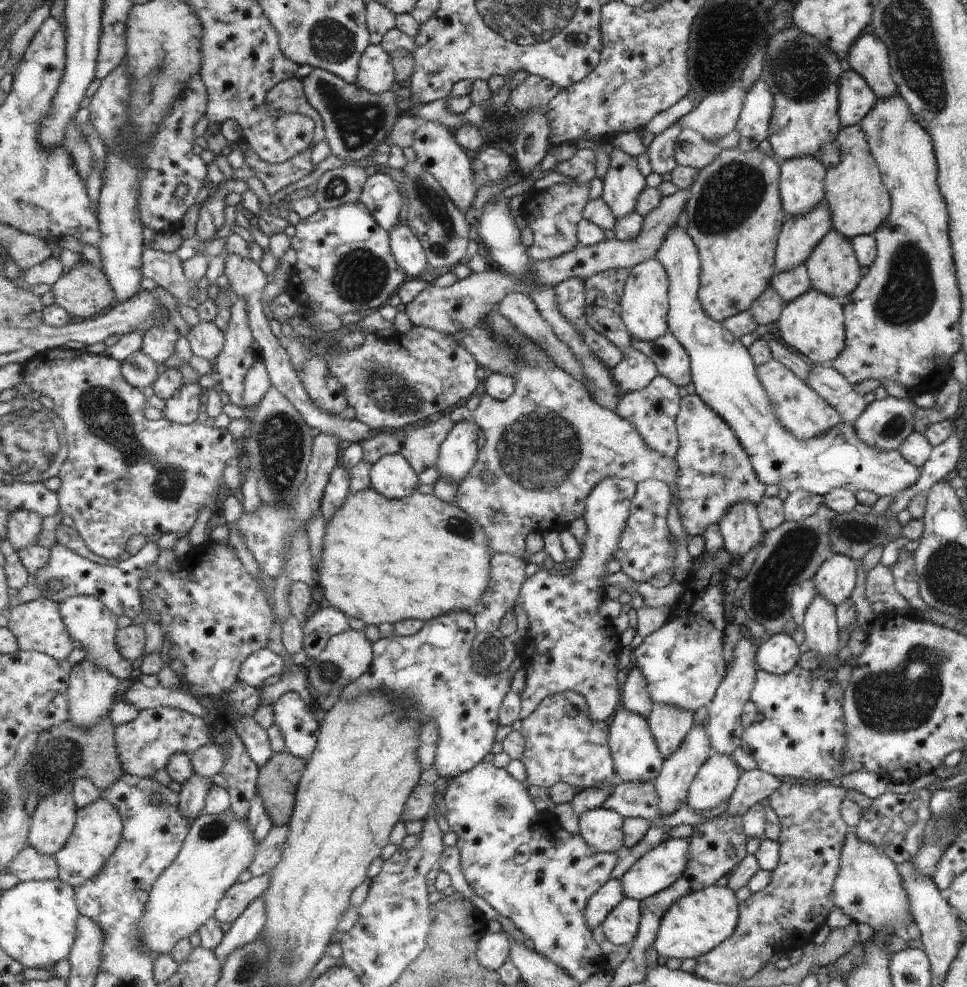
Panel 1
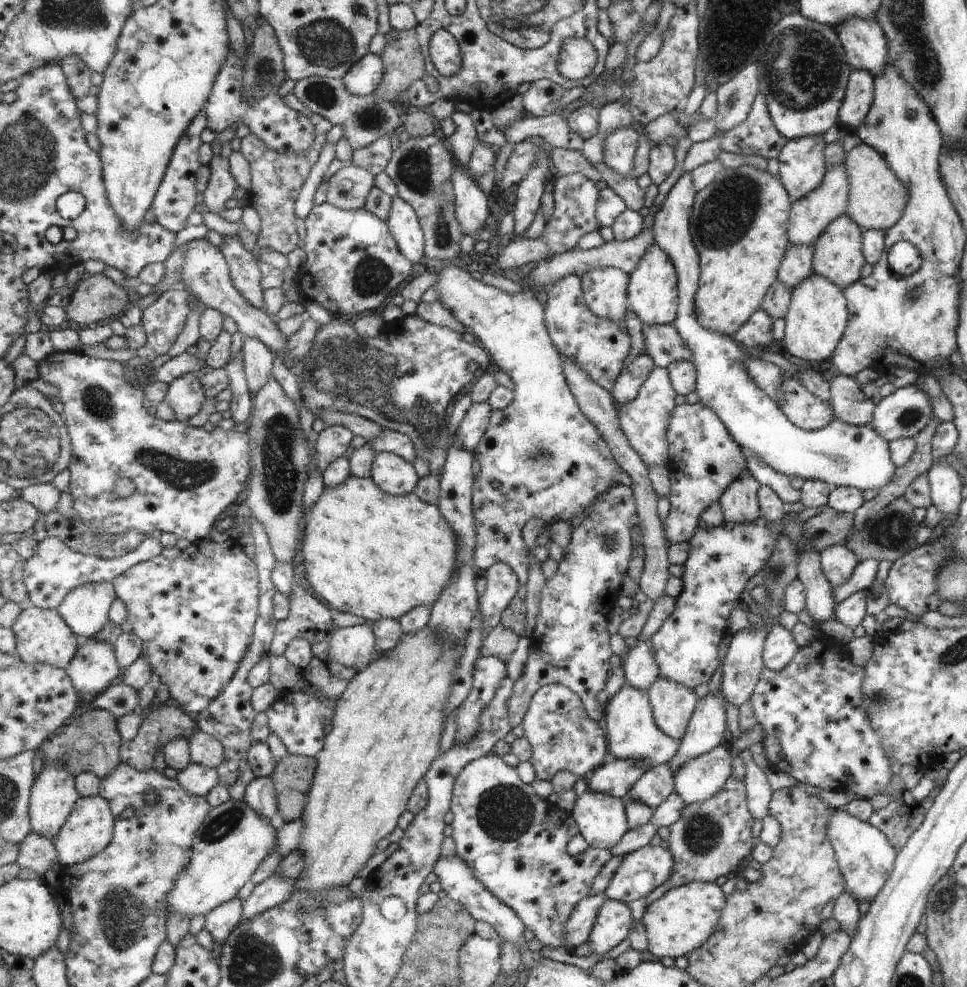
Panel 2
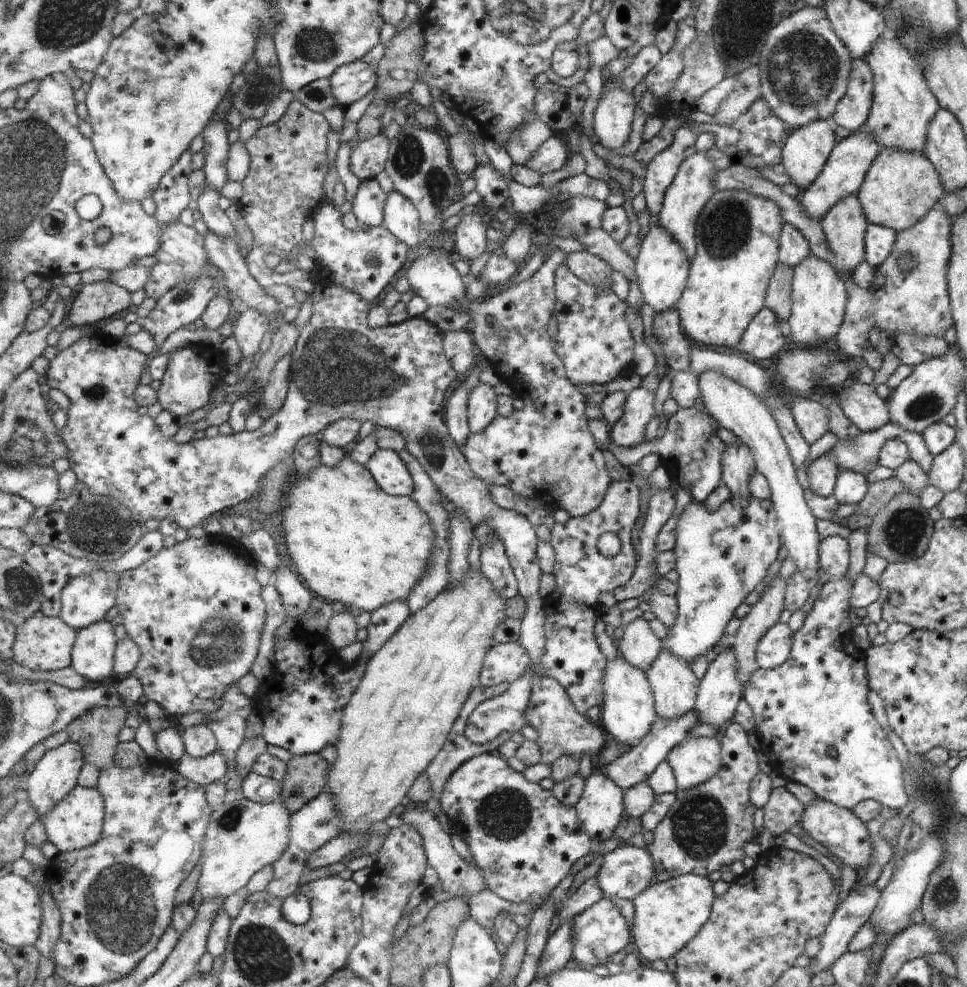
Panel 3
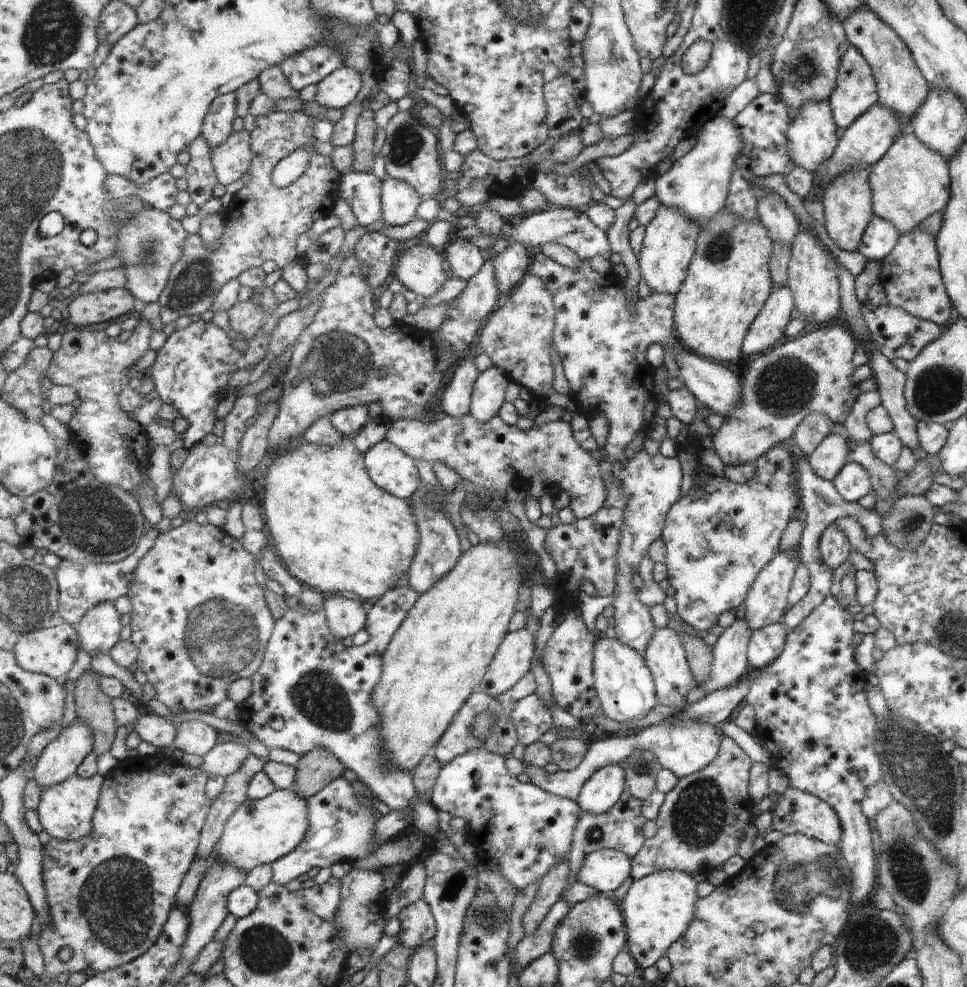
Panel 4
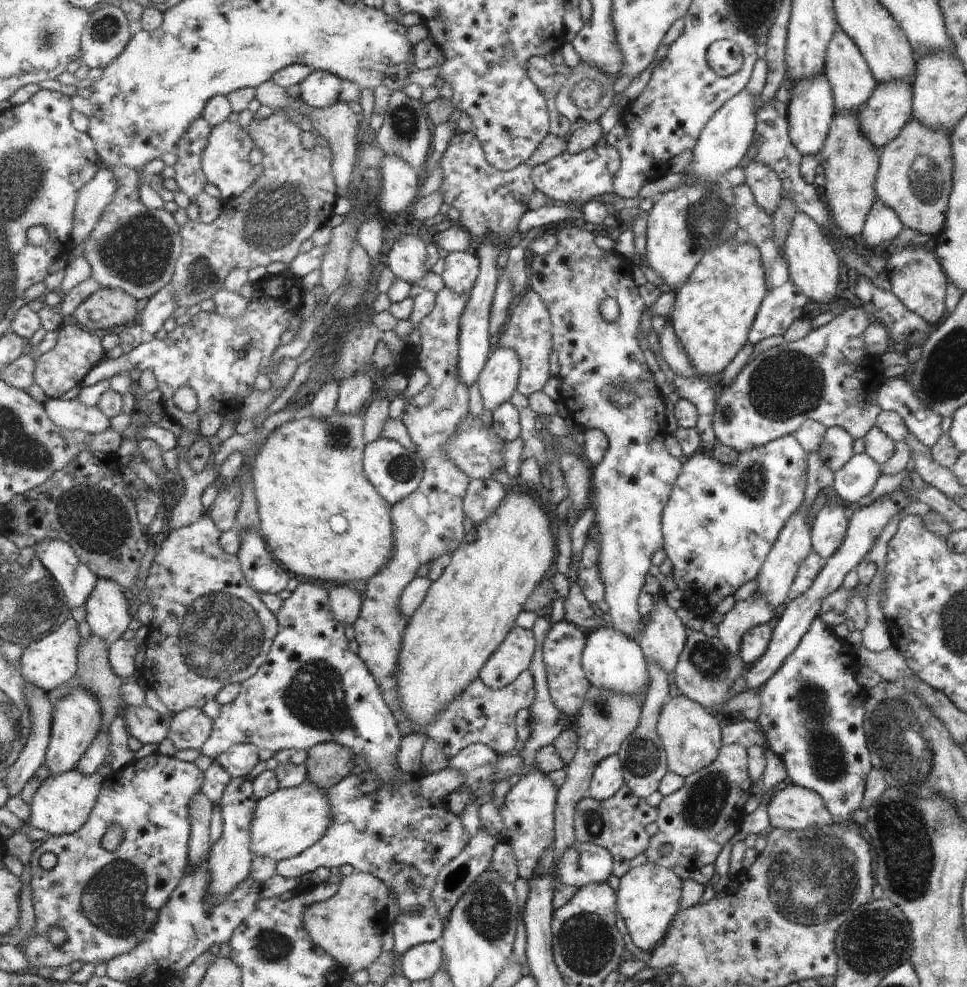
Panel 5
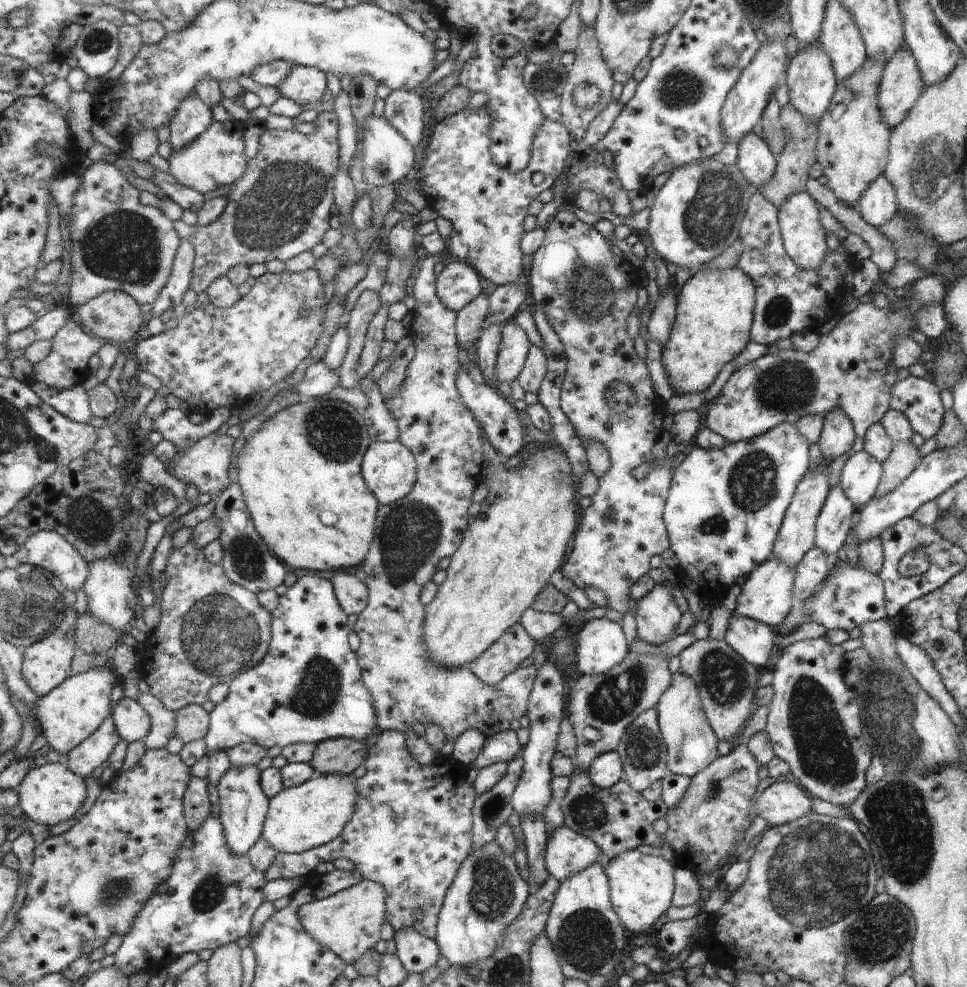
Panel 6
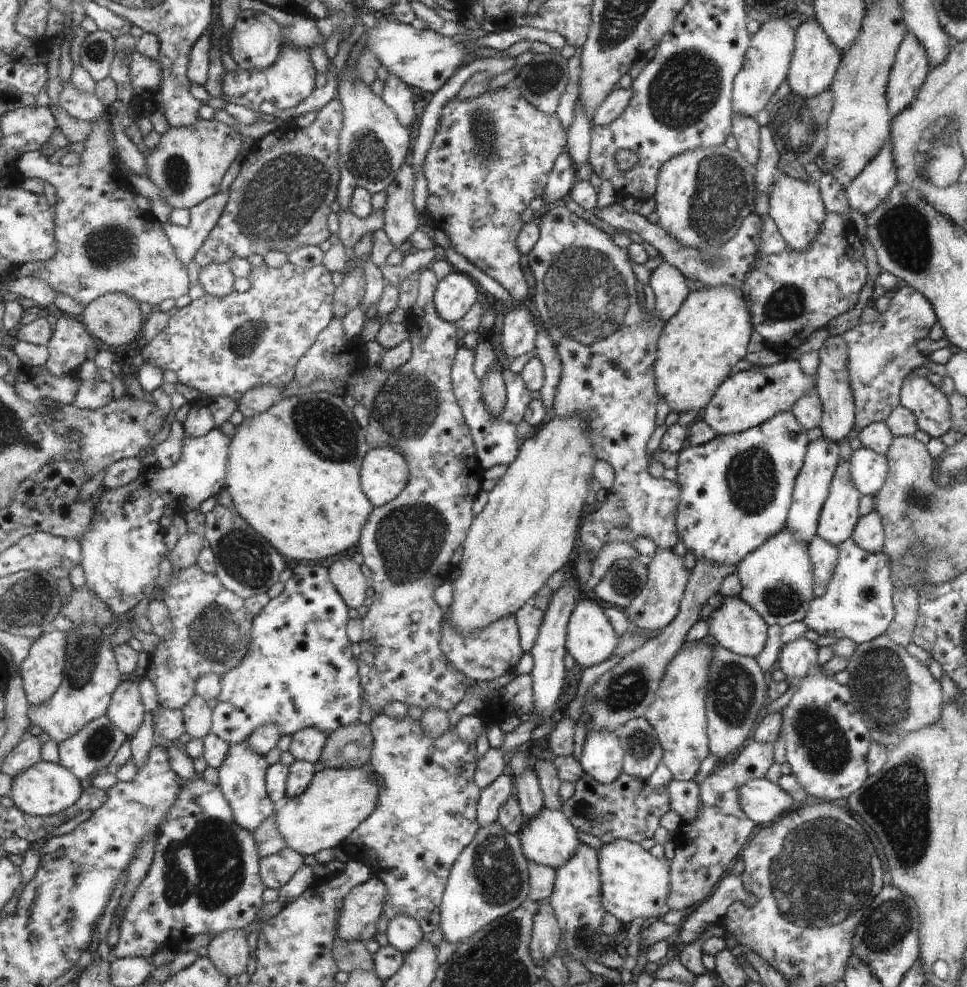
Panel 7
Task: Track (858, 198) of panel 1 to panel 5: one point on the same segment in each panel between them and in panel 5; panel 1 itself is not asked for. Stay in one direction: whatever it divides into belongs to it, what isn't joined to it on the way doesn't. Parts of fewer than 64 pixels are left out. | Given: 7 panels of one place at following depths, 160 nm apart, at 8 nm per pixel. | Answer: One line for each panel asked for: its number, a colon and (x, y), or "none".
2: (876, 199)
3: (899, 188)
4: (910, 182)
5: (914, 177)

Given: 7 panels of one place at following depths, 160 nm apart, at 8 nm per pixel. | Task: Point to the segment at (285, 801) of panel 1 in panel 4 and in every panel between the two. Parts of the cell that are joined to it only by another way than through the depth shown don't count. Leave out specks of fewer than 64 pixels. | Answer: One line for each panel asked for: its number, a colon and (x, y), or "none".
2: (294, 775)
3: (307, 777)
4: (317, 769)

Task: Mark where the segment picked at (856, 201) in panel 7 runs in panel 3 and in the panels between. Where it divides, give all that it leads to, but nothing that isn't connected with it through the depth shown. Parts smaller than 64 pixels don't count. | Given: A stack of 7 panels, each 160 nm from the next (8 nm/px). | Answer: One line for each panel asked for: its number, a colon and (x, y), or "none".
3: (878, 240)
4: (879, 236)
5: (881, 224)
6: (877, 204)

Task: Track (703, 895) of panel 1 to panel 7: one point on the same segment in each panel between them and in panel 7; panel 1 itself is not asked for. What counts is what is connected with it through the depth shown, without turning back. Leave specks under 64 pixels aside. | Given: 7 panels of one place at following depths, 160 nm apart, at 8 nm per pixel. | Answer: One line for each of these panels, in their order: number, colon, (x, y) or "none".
2: (680, 922)
3: (670, 913)
4: (658, 908)
5: (649, 895)
6: (643, 886)
7: (635, 883)

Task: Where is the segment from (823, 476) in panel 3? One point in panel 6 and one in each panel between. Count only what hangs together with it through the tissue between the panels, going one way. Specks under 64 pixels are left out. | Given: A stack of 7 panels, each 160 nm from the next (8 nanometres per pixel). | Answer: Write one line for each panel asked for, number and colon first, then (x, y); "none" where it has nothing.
4: (830, 455)
5: (835, 449)
6: (837, 435)

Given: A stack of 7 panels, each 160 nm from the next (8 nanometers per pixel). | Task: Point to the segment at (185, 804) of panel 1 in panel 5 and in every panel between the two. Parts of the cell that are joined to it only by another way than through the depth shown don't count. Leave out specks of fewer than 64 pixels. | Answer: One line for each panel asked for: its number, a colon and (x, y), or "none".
2: (198, 779)
3: (204, 771)
4: (225, 759)
5: (241, 760)

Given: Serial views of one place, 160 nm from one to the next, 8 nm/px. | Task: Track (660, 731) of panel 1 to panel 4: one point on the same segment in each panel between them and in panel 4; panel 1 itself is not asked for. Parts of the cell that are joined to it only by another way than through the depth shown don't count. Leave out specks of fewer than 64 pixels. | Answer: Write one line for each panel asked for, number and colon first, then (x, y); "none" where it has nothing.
2: (673, 704)
3: (675, 686)
4: (666, 656)

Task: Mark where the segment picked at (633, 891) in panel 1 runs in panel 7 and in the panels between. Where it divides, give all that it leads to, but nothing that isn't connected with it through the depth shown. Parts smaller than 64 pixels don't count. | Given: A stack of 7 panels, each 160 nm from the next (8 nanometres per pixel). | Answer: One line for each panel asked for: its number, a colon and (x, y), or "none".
2: (642, 871)
3: (625, 872)
4: (605, 870)
5: (584, 863)
6: (567, 852)
7: (550, 839)

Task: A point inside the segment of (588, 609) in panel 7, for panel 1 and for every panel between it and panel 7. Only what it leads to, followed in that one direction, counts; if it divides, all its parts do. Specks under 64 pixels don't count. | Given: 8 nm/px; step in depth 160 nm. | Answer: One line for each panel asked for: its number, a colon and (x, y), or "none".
1: (637, 757)
2: (633, 733)
3: (628, 713)
4: (627, 689)
5: (612, 660)
6: (601, 644)

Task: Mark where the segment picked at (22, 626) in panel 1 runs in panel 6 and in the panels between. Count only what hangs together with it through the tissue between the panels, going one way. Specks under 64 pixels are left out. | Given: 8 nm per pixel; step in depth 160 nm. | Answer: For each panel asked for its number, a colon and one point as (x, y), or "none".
2: (43, 636)
3: (43, 643)
4: (52, 651)
5: (48, 663)
6: (47, 664)

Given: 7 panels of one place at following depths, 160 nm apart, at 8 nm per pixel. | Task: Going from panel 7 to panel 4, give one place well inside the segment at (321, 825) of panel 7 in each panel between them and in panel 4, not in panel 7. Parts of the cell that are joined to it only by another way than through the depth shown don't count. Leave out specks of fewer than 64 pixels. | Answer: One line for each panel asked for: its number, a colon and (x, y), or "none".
4: (262, 831)
5: (288, 822)
6: (301, 818)

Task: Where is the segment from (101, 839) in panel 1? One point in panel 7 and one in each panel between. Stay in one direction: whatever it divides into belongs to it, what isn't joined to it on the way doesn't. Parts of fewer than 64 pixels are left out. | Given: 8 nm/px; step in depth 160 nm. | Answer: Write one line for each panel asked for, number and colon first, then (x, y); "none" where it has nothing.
2: (89, 830)
3: (77, 822)
4: (66, 811)
5: (65, 801)
6: (51, 793)
7: (46, 788)

